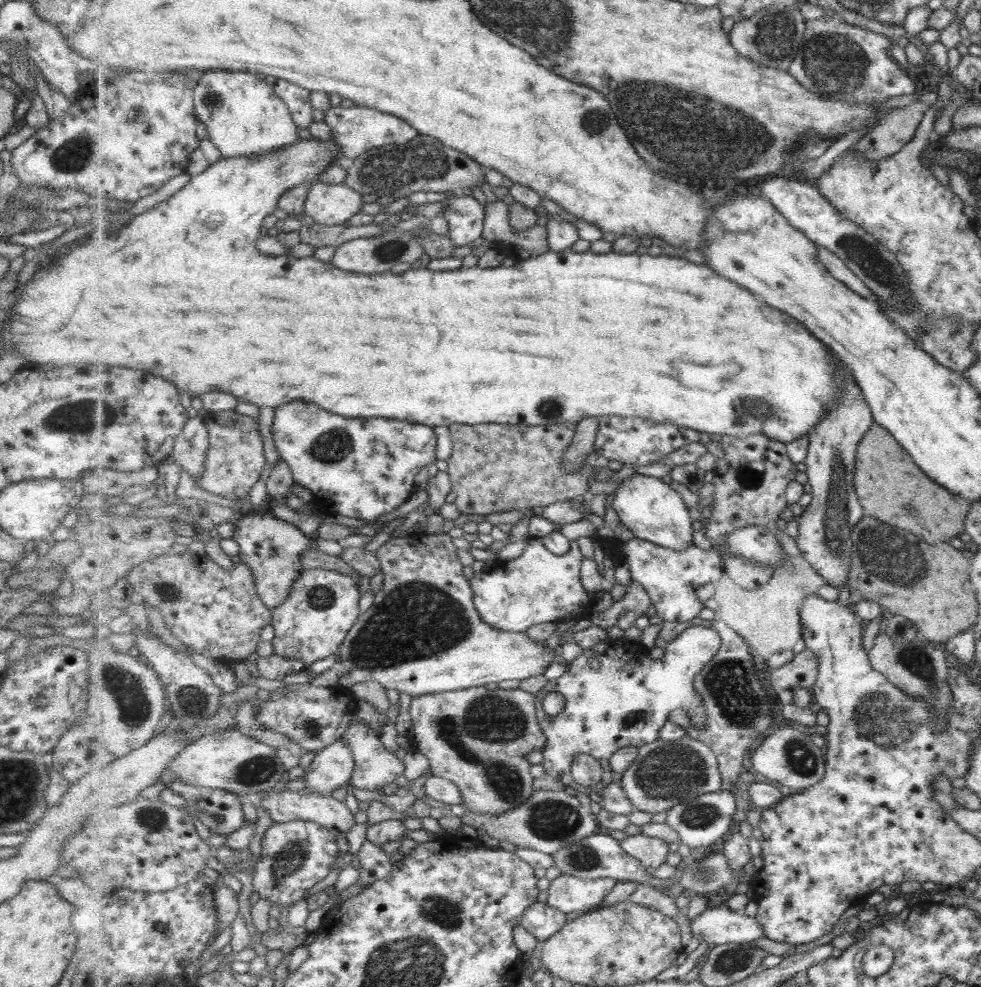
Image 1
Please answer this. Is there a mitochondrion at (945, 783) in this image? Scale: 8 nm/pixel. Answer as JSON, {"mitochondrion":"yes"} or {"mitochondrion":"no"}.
{"mitochondrion":"no"}

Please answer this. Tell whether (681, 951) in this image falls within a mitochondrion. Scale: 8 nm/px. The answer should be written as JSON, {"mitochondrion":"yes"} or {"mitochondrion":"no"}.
{"mitochondrion":"no"}

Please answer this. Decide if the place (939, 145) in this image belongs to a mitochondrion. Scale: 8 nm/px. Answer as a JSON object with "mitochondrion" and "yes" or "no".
{"mitochondrion":"no"}

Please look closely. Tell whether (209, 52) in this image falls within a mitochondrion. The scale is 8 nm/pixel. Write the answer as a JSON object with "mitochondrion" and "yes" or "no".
{"mitochondrion":"no"}

